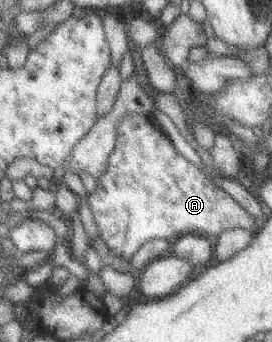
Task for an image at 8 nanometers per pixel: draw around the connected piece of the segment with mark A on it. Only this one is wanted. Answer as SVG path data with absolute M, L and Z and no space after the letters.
M140 113L121 116L115 124L115 143L108 155L107 167L96 179L94 191L87 194L93 222L108 251L130 261L136 250L150 240L173 241L185 235L200 235L213 240L220 232L234 228L256 233L252 217L230 195L216 187L206 173L177 153L172 142L164 136L156 131L149 117Z

